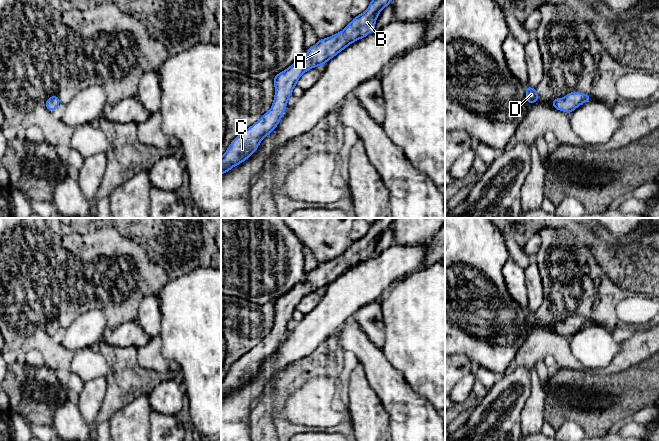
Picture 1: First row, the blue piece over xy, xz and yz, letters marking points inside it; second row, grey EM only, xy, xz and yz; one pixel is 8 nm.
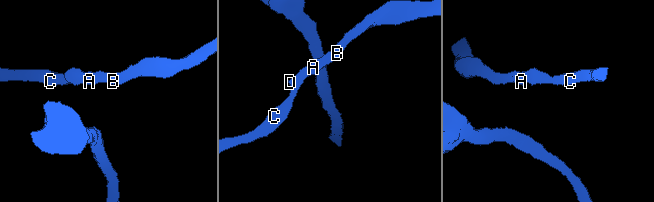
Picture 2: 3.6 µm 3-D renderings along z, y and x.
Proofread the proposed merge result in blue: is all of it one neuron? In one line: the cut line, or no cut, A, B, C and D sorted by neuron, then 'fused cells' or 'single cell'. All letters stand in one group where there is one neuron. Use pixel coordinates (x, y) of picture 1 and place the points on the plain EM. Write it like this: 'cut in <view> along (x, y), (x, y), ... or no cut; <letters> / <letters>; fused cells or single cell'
no cut; A B C D; single cell

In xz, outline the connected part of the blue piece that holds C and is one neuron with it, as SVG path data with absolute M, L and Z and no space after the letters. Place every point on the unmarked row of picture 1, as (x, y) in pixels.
M394 219L376 220L371 224L367 234L355 241L344 254L329 262L320 263L316 269L307 273L305 282L299 283L274 301L275 322L271 333L231 366L221 382L221 399L249 382L257 374L262 363L277 351L300 300L313 291L324 290L350 267L366 261L375 254L375 246L380 235L390 228Z

